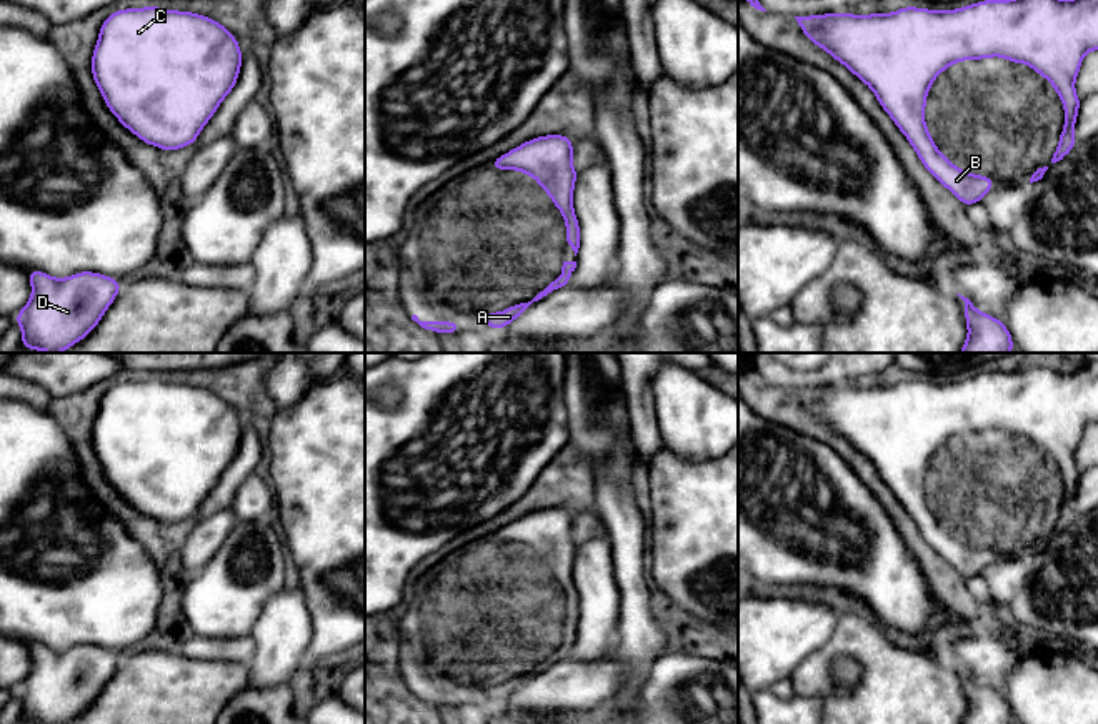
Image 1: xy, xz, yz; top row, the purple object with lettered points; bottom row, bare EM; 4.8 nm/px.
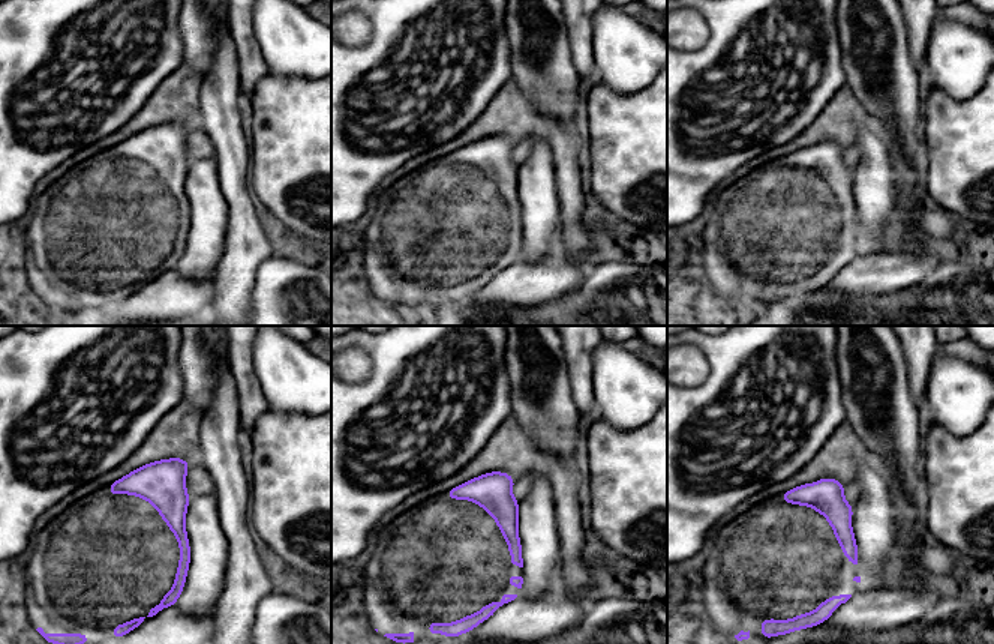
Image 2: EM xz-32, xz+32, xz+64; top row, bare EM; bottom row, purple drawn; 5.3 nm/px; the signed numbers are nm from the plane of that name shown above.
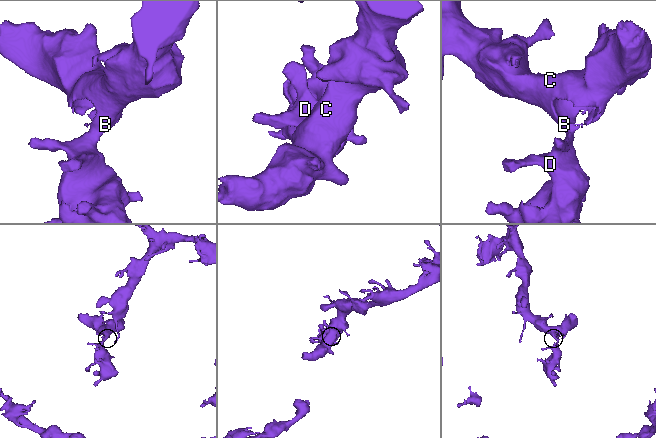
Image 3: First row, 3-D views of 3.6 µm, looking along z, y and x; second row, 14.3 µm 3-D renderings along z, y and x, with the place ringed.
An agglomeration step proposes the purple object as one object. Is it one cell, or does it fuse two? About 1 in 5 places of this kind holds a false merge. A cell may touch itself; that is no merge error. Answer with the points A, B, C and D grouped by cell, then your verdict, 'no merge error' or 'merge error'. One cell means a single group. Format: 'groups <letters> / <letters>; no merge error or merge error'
groups A B C D; no merge error

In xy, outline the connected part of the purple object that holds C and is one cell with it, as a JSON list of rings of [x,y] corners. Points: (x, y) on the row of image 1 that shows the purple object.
[[[160,7],[112,12],[98,32],[92,77],[105,107],[143,143],[173,151],[197,141],[233,90],[243,62],[238,40],[222,23]]]

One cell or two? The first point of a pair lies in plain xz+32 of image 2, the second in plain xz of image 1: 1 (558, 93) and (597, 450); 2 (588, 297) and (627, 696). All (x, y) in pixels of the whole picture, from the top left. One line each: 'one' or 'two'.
1: one
2: two

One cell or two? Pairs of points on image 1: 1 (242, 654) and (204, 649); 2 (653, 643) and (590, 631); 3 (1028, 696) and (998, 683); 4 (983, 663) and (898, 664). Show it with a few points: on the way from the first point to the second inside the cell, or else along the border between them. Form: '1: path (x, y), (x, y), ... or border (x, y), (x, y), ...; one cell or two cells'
1: path (232, 649), (214, 649); one cell
2: border (622, 598), (617, 644), (613, 648); two cells
3: border (1017, 656), (1007, 686), (1002, 691); two cells
4: border (942, 656), (955, 666); two cells

